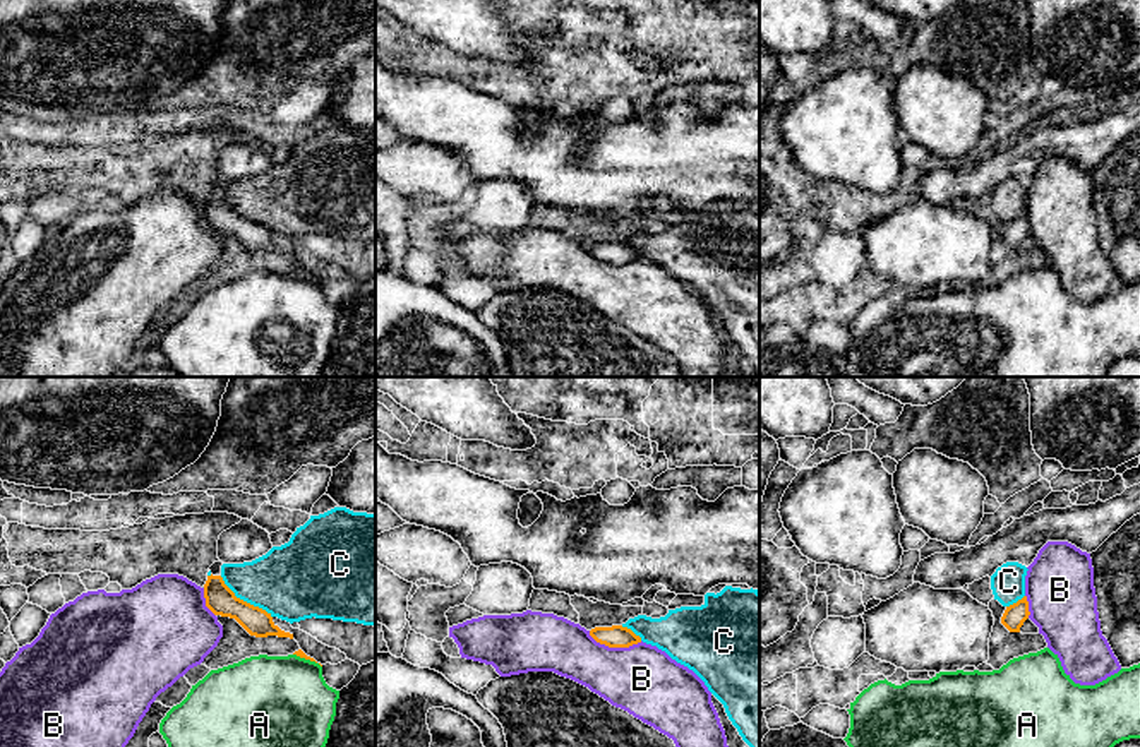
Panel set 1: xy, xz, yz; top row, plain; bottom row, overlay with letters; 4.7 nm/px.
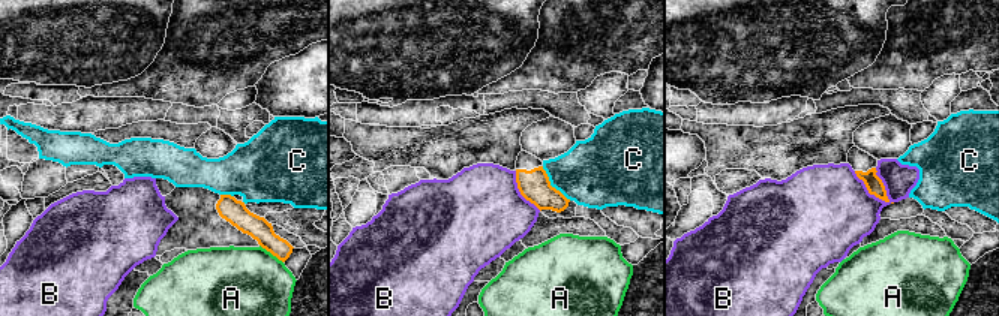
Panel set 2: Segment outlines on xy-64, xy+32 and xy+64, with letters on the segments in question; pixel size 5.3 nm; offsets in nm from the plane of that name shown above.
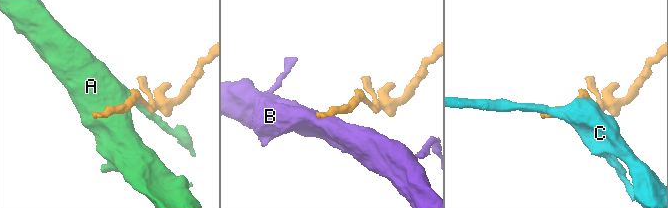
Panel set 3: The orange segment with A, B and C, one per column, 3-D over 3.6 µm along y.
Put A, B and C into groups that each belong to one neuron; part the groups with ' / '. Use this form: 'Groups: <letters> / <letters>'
Groups: A / B / C

